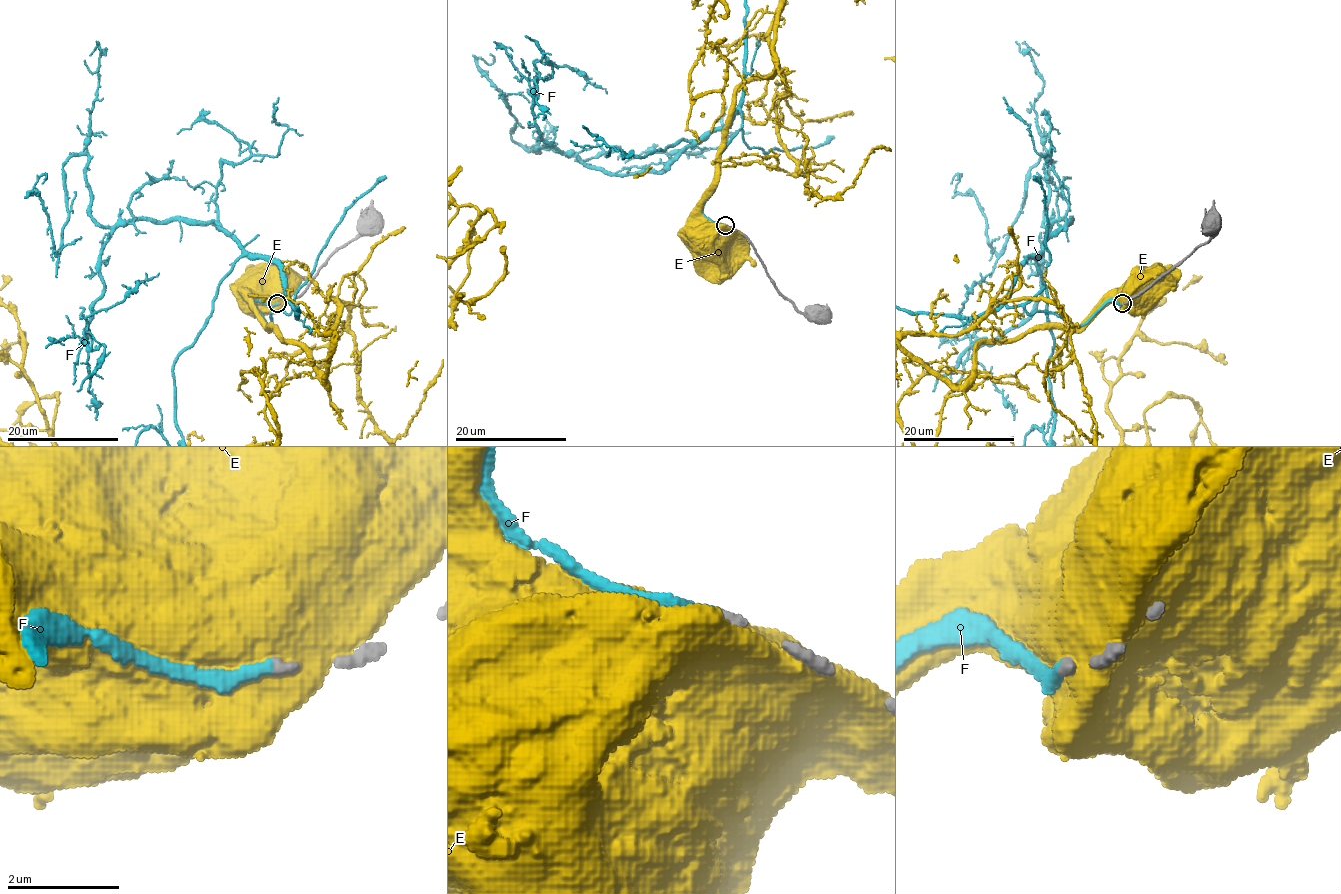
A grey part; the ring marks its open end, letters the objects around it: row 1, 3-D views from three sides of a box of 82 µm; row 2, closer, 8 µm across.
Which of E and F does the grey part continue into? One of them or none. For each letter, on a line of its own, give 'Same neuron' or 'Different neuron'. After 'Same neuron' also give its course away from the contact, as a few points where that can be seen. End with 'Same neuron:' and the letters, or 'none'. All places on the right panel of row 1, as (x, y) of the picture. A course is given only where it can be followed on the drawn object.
E: Different neuron
F: Same neuron
Same neuron: F

